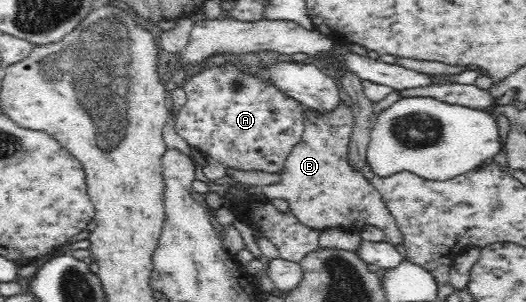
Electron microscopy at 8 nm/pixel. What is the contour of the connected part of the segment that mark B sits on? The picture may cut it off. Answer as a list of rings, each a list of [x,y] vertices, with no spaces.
[[[341,99],[341,101],[330,110],[327,110],[327,108],[311,108],[303,105],[300,112],[304,128],[300,133],[299,139],[286,153],[285,159],[283,159],[283,169],[278,173],[281,176],[281,179],[279,179],[279,187],[289,189],[285,201],[287,205],[291,206],[289,207],[291,212],[295,214],[295,217],[301,224],[315,231],[337,227],[359,230],[367,226],[375,226],[385,233],[389,243],[393,246],[399,245],[401,234],[399,234],[399,230],[397,230],[395,220],[391,217],[387,208],[385,208],[385,204],[383,204],[379,192],[370,185],[364,175],[359,173],[357,167],[353,165],[351,157],[349,157],[347,141],[349,141],[351,125],[353,125],[353,121],[355,121],[351,108],[345,105]]]

